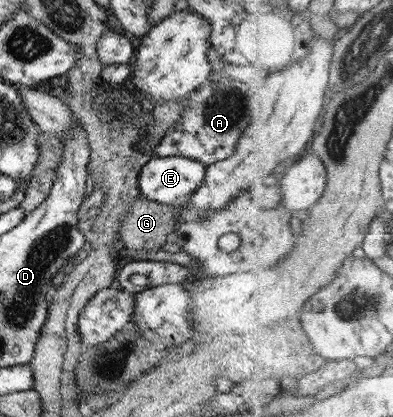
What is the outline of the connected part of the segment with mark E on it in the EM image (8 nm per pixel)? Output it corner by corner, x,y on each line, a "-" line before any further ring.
181,156
152,157
138,173
139,196
158,204
172,204
200,187
205,167

